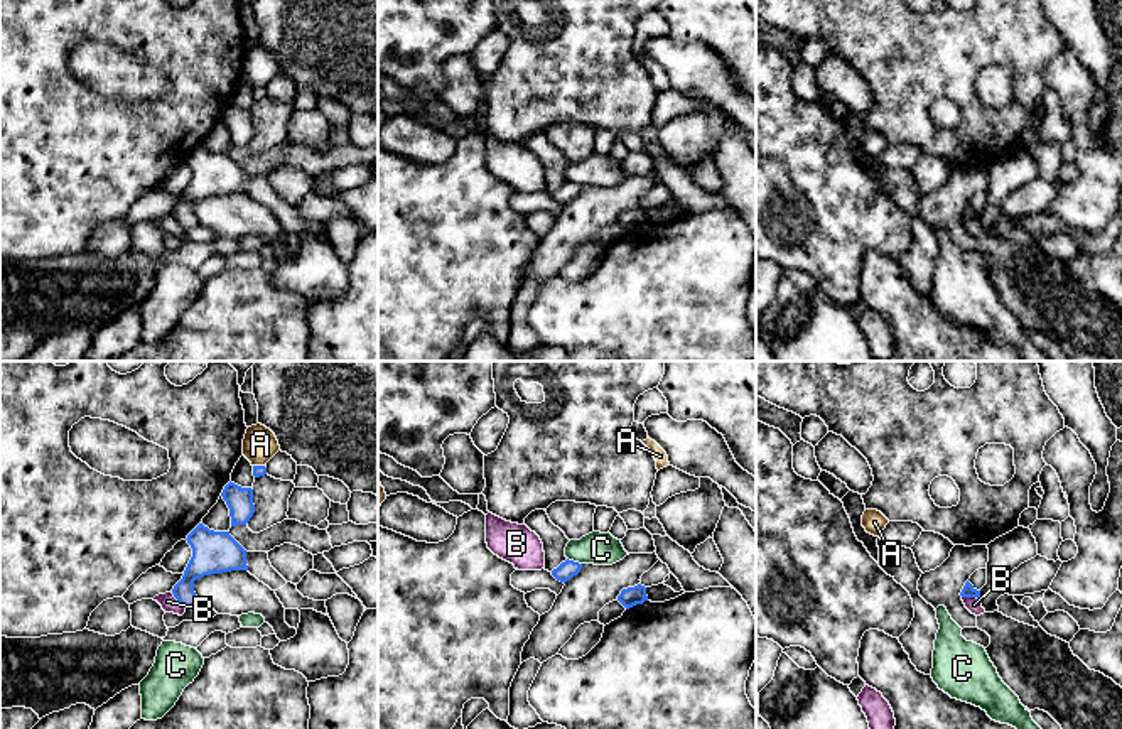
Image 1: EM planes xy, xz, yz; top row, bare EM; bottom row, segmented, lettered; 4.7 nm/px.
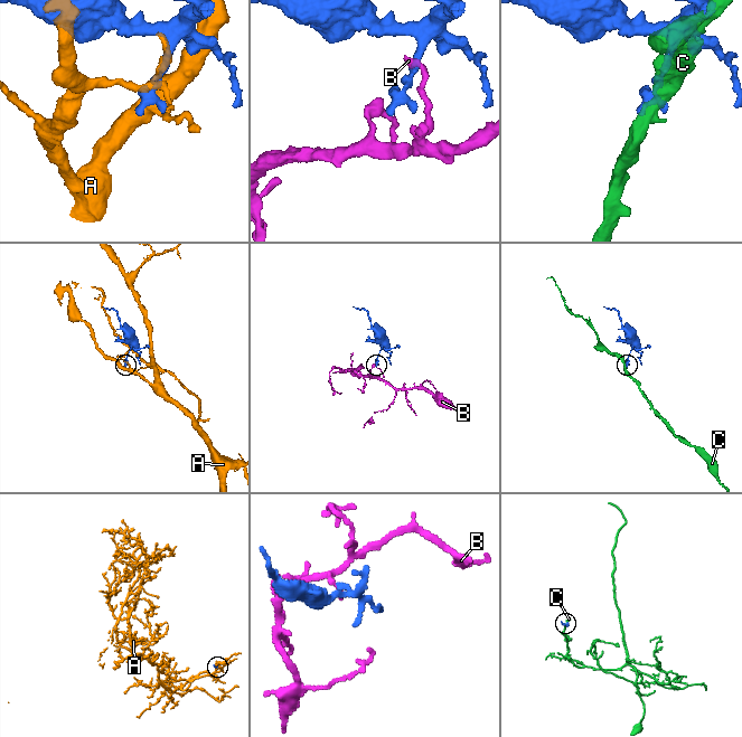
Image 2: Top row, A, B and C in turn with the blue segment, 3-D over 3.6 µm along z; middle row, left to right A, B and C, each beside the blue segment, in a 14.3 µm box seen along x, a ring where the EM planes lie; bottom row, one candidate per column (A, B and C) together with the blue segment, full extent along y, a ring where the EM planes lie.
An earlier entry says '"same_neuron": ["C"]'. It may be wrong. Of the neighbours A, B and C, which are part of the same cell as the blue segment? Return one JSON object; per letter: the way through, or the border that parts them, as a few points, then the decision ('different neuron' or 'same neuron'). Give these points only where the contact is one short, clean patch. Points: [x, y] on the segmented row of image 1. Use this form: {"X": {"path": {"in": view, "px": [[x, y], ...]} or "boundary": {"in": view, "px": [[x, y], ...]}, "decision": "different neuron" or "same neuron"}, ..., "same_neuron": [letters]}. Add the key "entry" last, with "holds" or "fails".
{"A": {"decision": "different neuron"}, "B": {"boundary": {"in": "yz", "px": [[962, 596], [976, 596], [979, 599]]}, "decision": "different neuron"}, "C": {"boundary": {"in": "xz", "px": [[567, 557], [581, 564]]}, "decision": "different neuron"}, "same_neuron": [], "entry": "fails"}

